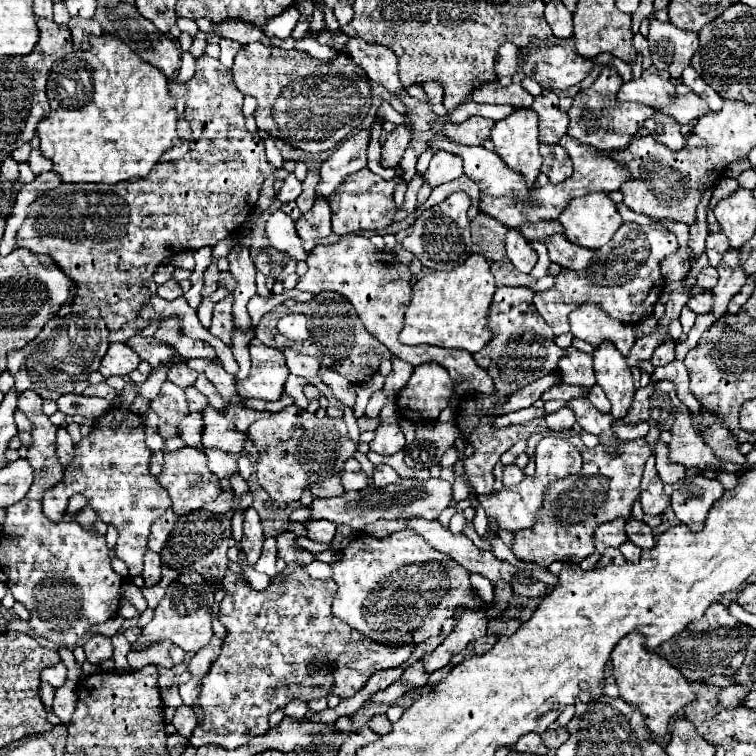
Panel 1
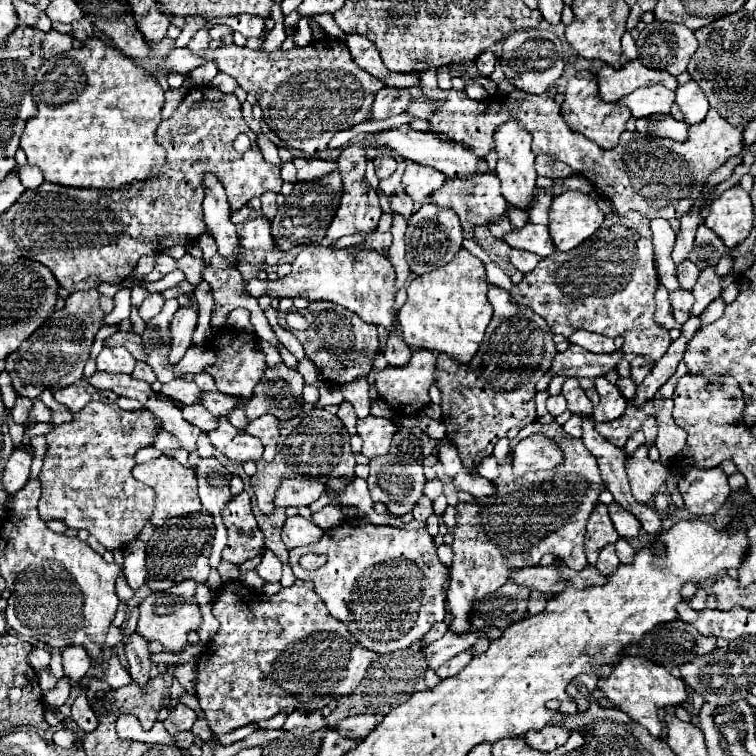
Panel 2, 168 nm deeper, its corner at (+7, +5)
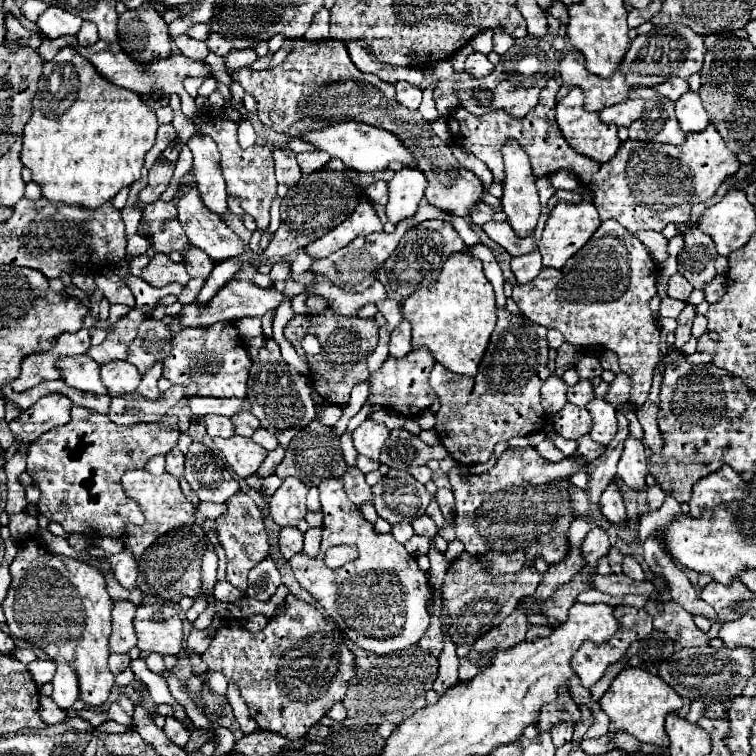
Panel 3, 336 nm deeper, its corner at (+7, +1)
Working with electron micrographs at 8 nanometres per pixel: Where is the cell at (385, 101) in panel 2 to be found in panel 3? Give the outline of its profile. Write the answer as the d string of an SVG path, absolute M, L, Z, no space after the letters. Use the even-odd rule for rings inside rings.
M400 81L394 87L396 87L396 101L400 101L400 105L416 111L422 101L422 89L418 89L406 81Z

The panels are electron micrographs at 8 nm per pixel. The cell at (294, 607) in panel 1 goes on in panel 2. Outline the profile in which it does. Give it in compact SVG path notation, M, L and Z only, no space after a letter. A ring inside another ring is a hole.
M296 581L292 587L280 589L266 601L258 591L242 583L224 583L214 599L214 617L220 621L220 629L198 659L196 695L216 735L270 719L278 713L290 715L296 709L322 709L330 699L350 695L366 677L370 663L378 657L358 645L346 627L340 627L340 621L328 613L324 601L316 595L312 581Z

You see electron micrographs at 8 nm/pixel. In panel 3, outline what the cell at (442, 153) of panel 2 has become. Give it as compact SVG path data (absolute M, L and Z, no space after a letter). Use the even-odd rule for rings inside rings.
M358 121L338 123L332 127L324 127L322 131L308 131L304 135L304 139L314 143L316 147L320 147L322 151L326 151L330 157L342 159L346 167L356 169L356 171L372 171L374 173L374 171L386 169L392 161L400 161L404 165L412 165L412 161L414 161L412 153L408 153L408 147L402 145L402 141L392 131L384 131L380 127L364 125Z

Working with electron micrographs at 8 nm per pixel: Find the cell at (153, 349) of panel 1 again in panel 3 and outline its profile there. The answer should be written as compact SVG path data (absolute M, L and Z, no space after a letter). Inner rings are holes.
M132 307L126 317L122 317L112 329L108 329L108 337L102 345L88 349L88 355L100 365L104 361L126 359L130 343L134 341L142 321L144 321L144 313L138 307Z

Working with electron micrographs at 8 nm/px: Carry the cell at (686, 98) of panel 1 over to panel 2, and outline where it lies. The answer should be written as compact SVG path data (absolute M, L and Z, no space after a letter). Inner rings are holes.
M652 85L636 89L634 93L622 97L618 105L628 107L634 119L648 117L654 113L670 113L670 107L674 105L674 93L664 89L662 85Z

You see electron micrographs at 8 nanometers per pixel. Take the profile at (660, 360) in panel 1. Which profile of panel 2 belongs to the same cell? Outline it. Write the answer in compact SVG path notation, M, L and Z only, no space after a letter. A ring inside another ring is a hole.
M636 357L630 361L630 379L636 385L640 385L642 379L650 373L650 369L652 369L652 365L648 365L648 361L644 357Z

